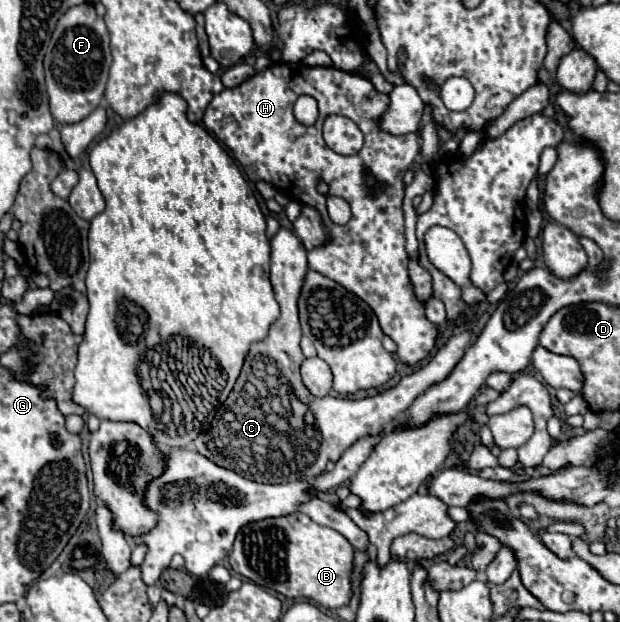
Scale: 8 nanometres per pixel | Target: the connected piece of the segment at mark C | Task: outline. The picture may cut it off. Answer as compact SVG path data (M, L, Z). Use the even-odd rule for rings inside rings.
M280 227L272 237L272 263L270 281L274 287L276 301L280 305L280 319L270 327L264 341L254 343L244 361L242 373L216 413L210 427L194 439L198 453L214 461L216 465L230 469L256 483L290 483L296 479L310 479L324 471L328 461L338 461L338 457L360 437L370 433L380 433L390 427L390 423L408 405L424 393L430 385L448 377L454 365L462 359L470 333L450 337L450 341L434 355L434 359L420 371L402 377L394 389L380 393L378 397L366 399L340 399L322 397L316 399L304 387L300 366L305 357L300 349L300 321L298 321L298 297L306 279L308 259L302 241L286 227ZM268 363L270 363L270 383L268 383ZM316 423L320 441L316 441Z

